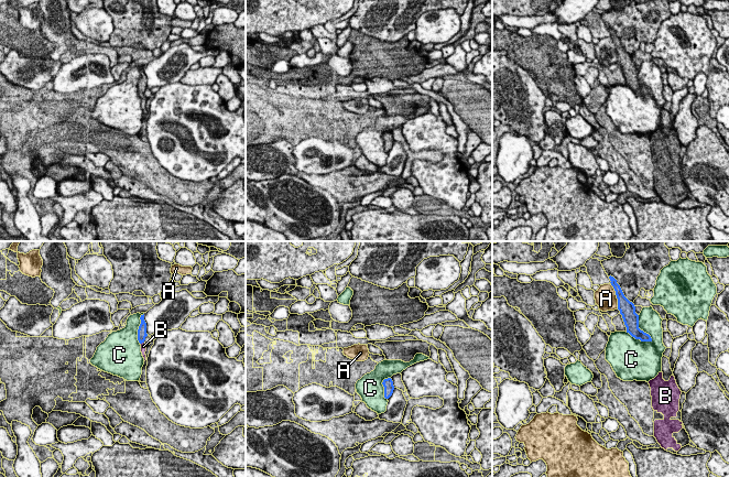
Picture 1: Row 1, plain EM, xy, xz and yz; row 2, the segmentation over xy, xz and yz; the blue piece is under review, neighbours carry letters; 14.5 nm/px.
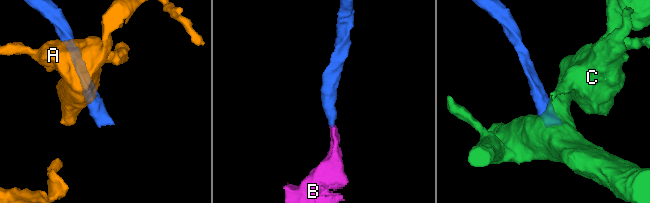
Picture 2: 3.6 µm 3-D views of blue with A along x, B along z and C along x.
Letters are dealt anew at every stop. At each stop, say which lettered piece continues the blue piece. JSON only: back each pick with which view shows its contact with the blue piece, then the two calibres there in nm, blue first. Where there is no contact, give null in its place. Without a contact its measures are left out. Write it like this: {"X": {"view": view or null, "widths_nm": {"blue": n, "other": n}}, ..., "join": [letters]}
{"B": {"view": "xy", "widths_nm": {"blue": 130, "other": 100}}, "join": ["B"]}

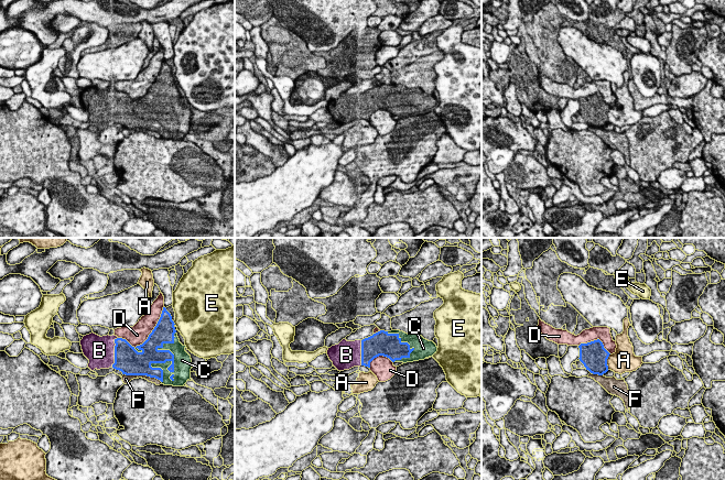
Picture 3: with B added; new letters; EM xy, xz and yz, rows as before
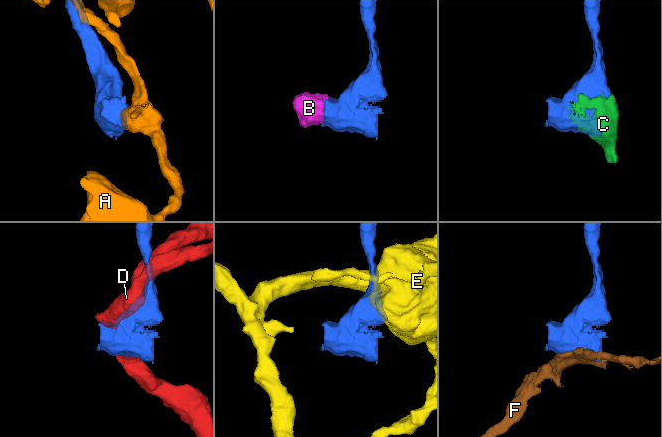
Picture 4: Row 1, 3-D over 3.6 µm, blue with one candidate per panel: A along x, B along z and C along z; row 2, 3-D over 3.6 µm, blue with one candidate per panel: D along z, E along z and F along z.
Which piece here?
{"B": {"view": "xy", "widths_nm": {"blue": 380, "other": 420}}, "C": {"view": "xy", "widths_nm": {"blue": 220, "other": 260}}, "join": ["B", "C"]}

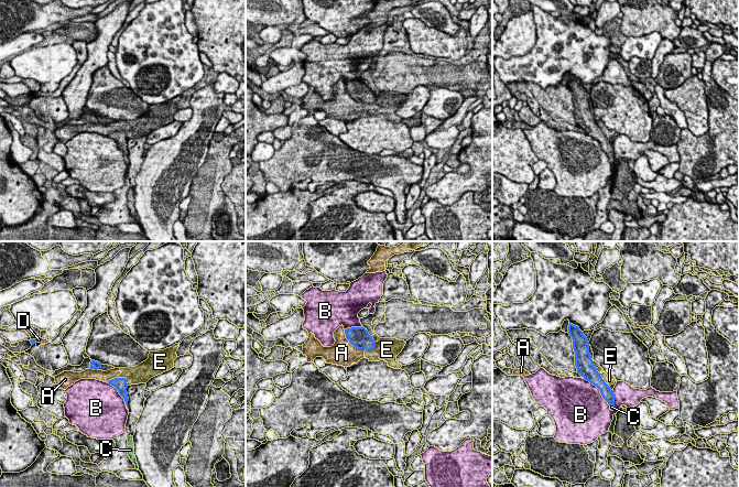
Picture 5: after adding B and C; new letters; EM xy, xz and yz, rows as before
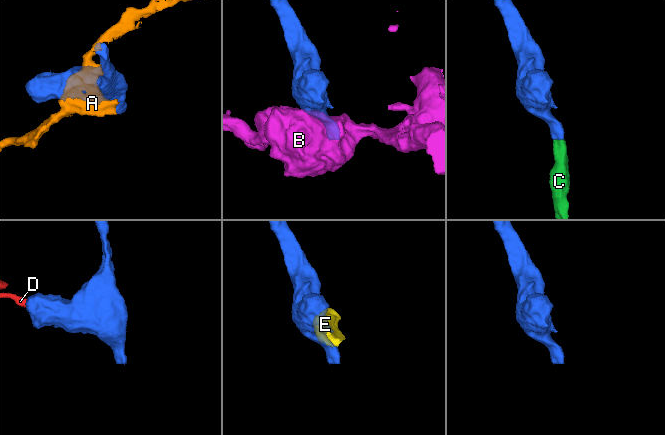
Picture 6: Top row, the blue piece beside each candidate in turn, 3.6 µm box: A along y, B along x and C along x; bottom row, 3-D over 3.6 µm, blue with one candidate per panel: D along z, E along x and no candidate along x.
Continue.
{"C": {"view": "yz", "widths_nm": {"blue": 170, "other": 60}}, "join": ["C"]}

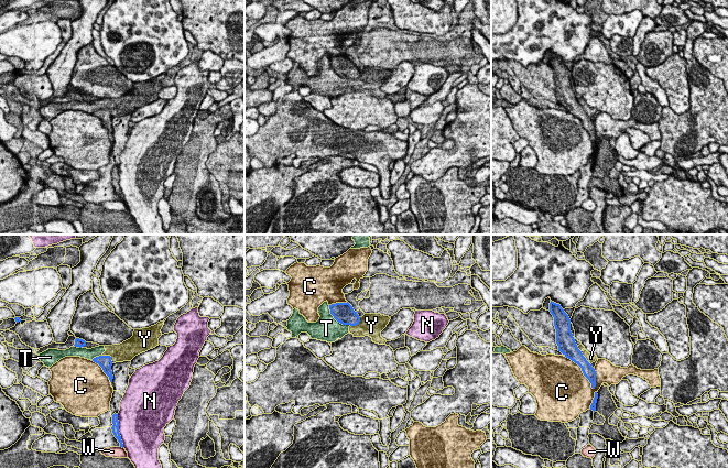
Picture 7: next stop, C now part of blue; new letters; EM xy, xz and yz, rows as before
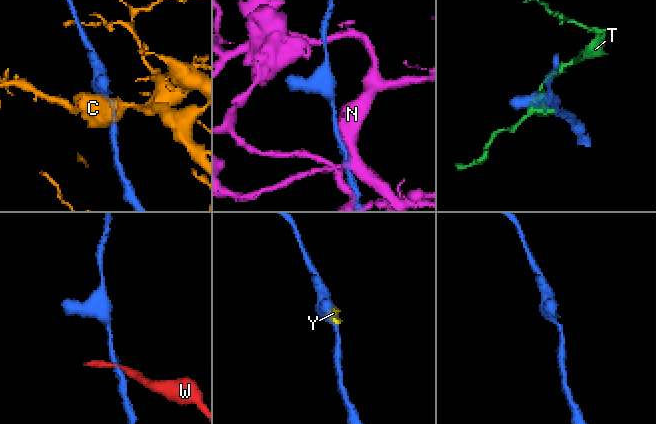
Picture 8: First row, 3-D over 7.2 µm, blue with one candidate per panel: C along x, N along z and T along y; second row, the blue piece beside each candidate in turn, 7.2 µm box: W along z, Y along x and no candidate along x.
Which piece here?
{"join": []}

